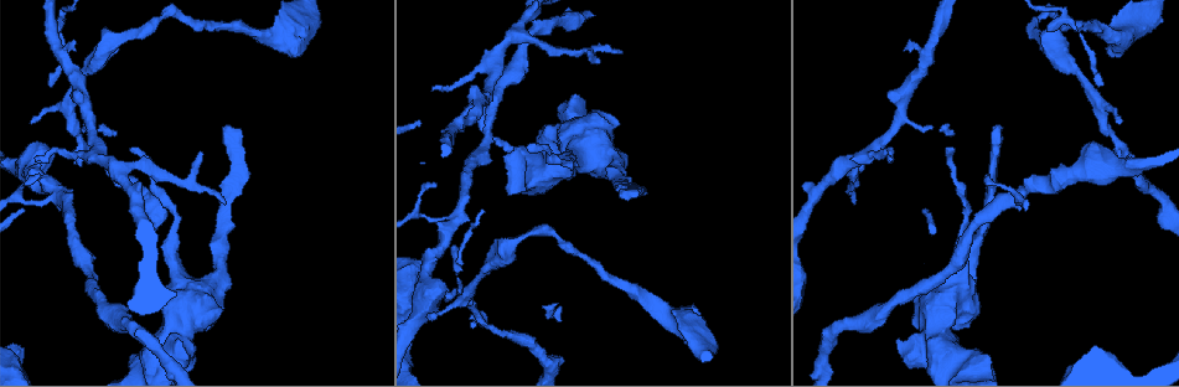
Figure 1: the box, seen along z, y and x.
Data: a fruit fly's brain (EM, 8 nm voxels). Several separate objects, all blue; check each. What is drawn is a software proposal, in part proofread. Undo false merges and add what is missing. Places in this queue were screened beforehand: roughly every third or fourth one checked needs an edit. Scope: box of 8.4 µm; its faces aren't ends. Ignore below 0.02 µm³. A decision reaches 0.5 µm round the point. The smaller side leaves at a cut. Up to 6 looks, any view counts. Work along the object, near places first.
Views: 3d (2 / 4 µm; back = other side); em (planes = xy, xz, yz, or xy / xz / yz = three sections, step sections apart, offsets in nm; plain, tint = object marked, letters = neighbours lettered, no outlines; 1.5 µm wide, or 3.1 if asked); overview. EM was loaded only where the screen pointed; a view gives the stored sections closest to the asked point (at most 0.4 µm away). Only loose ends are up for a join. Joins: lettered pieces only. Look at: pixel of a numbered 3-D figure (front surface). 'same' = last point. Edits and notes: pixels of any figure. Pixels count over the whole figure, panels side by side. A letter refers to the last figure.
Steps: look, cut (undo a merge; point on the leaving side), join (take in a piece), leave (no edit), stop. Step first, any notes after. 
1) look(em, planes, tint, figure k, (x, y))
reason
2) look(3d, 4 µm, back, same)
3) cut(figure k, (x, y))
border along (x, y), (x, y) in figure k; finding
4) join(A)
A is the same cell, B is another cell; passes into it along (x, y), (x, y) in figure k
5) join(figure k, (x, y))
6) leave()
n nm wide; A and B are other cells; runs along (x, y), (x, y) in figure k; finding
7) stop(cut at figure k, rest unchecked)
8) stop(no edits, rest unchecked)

look(3d, 2 µm, back, figure 1, (428, 319))
tapers out

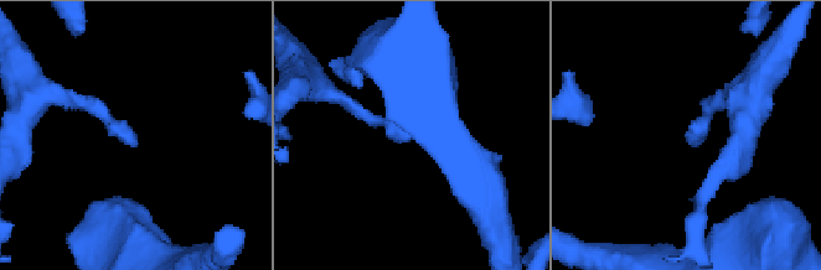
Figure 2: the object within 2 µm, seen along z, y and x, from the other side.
look(em, planes, letters, figure 2, (693, 144))
now the EM

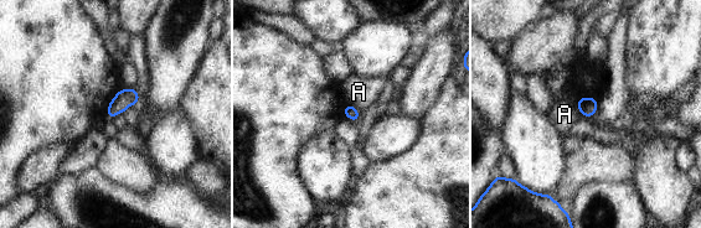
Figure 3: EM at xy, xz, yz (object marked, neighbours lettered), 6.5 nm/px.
leave()
A is another cell; border along (575, 103), (577, 109), (586, 117) in figure 3; none of them fits

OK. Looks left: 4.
look(3d, 2 µm, figure 1, (59, 194))
a fork

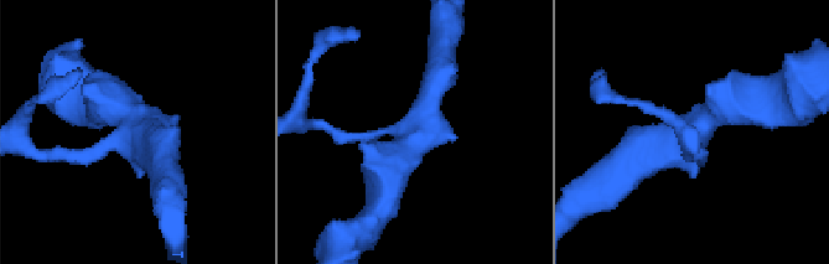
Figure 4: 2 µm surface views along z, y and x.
look(em, xz, step 8, tint, figure 4, (415, 131))
3 arms; now the EM

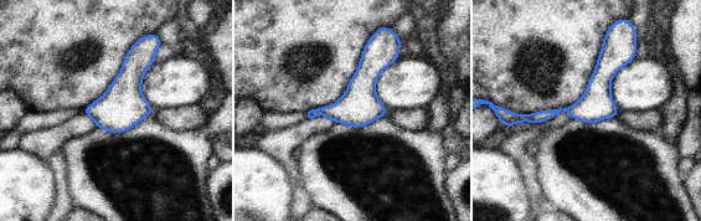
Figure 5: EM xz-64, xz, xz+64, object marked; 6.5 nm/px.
look(em, xz, step 8, letters, same)

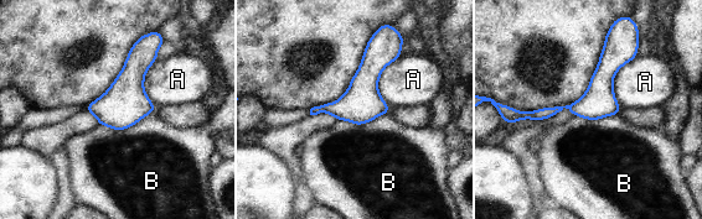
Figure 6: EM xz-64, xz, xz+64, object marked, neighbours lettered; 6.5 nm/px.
leave()
A and B are other cells; border along (154, 110), (124, 129), (99, 125) in figure 6; one cell here

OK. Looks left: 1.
look(em, planes, letters, figure 1, (997, 124))
long arm stops here

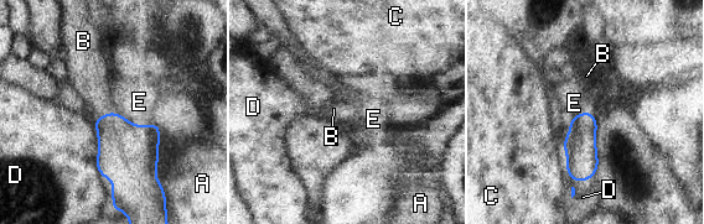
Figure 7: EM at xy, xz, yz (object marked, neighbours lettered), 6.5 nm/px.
join(B)
B is the same cell, A, C, D and E are other cells; passes into it along (123, 147), (103, 115), (91, 79) in figure 7; it goes on there

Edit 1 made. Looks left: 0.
stop(join at figure 7, rest unchecked)

